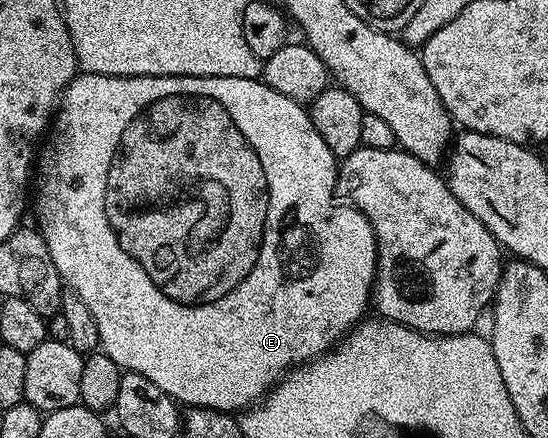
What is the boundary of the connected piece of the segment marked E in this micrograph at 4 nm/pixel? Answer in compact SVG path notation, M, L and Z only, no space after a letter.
M81 73L73 78L59 95L58 109L54 114L54 130L55 126L56 135L48 143L47 141L43 143L34 162L36 218L40 221L38 229L46 240L46 248L50 248L50 260L54 260L54 268L58 268L61 283L78 296L82 296L86 308L90 308L90 316L94 316L94 324L98 324L99 349L108 354L121 371L146 376L150 384L158 384L162 392L166 392L177 403L185 407L201 406L221 412L240 412L251 407L257 400L263 399L264 395L280 381L289 368L333 349L336 343L365 317L364 309L367 306L369 309L372 283L376 281L374 230L362 211L351 204L341 204L338 201L336 192L338 159L330 152L330 148L326 148L326 140L318 136L318 128L314 128L311 113L301 103L282 96L282 92L274 92L274 88L270 88L260 78L235 78L234 76L225 78L115 78L105 74Z

